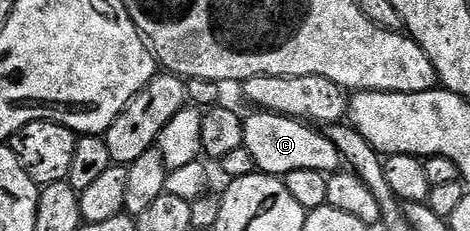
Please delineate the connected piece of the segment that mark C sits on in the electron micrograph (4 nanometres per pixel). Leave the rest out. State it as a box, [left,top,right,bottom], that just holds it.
[243,111,342,177]

